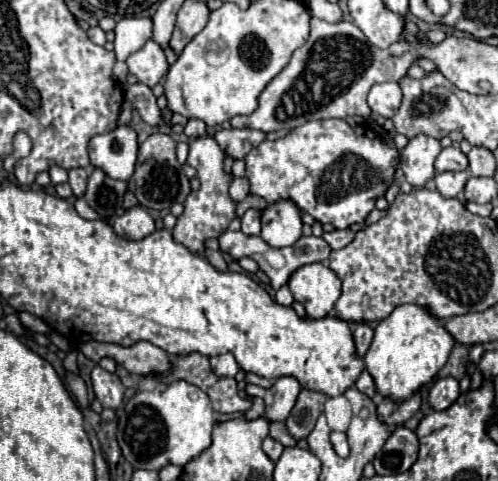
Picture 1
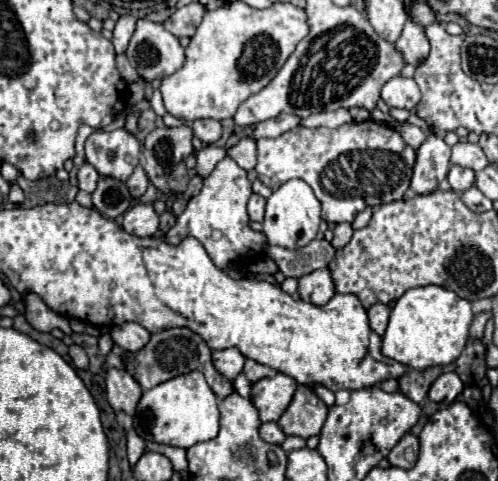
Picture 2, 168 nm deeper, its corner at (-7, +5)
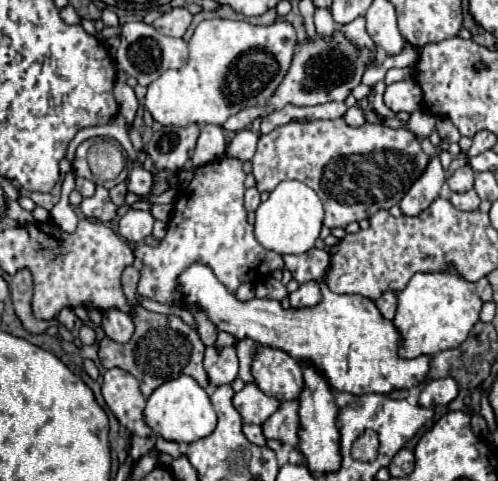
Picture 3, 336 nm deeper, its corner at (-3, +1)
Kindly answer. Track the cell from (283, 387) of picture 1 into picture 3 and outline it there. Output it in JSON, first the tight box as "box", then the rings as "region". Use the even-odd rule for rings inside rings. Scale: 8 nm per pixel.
{"box":[232,384,280,424],"region":[[[246,384],[240,392],[236,392],[232,402],[246,424],[264,424],[264,420],[268,420],[268,416],[272,416],[272,412],[280,406],[280,402],[272,400],[272,396],[264,396],[256,384]]]}

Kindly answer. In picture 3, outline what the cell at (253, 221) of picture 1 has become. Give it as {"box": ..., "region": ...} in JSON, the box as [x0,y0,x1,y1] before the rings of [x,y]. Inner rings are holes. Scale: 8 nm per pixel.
{"box":[244,188,260,212],"region":[[[248,188],[246,196],[244,196],[244,208],[248,212],[256,212],[258,206],[260,206],[260,192],[256,188]]]}

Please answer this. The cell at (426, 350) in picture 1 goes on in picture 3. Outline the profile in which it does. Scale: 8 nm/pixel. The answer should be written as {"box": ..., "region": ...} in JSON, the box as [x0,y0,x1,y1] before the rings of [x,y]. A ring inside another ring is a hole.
{"box":[394,268,482,360],"region":[[[452,268],[438,274],[414,274],[408,286],[398,294],[398,308],[394,316],[394,328],[400,334],[398,356],[410,360],[458,348],[478,322],[480,308],[482,300],[476,292],[476,284],[458,278]]]}

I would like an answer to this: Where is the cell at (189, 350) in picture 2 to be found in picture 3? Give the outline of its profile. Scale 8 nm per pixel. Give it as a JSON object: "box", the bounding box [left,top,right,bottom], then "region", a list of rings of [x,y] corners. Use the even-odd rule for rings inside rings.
{"box":[98,266,208,398],"region":[[[128,266],[122,274],[122,286],[124,286],[124,294],[128,296],[128,300],[136,306],[134,312],[134,324],[136,324],[136,332],[132,336],[130,342],[126,344],[118,344],[110,338],[104,338],[98,344],[98,356],[100,356],[100,364],[104,368],[122,368],[126,372],[130,372],[138,382],[140,382],[140,390],[142,394],[148,398],[160,384],[174,380],[182,374],[192,376],[202,388],[208,388],[208,376],[206,370],[202,366],[202,358],[204,358],[204,344],[196,332],[196,328],[188,326],[182,318],[170,314],[156,314],[156,312],[148,312],[144,310],[136,298],[134,298],[134,290],[140,282],[140,272],[134,266]]]}

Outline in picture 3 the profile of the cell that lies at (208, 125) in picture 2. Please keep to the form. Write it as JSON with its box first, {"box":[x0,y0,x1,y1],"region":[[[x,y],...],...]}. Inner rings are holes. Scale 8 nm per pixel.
{"box":[192,124,226,168],"region":[[[204,124],[196,142],[192,164],[198,168],[210,164],[212,160],[220,160],[224,158],[224,148],[226,148],[226,138],[222,128],[214,124]]]}

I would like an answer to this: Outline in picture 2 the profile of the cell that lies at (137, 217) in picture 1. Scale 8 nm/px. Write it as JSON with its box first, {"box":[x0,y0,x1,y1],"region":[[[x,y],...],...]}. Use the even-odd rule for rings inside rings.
{"box":[124,204,158,236],"region":[[[136,204],[124,212],[124,230],[134,236],[154,236],[158,232],[158,214],[150,204]]]}

